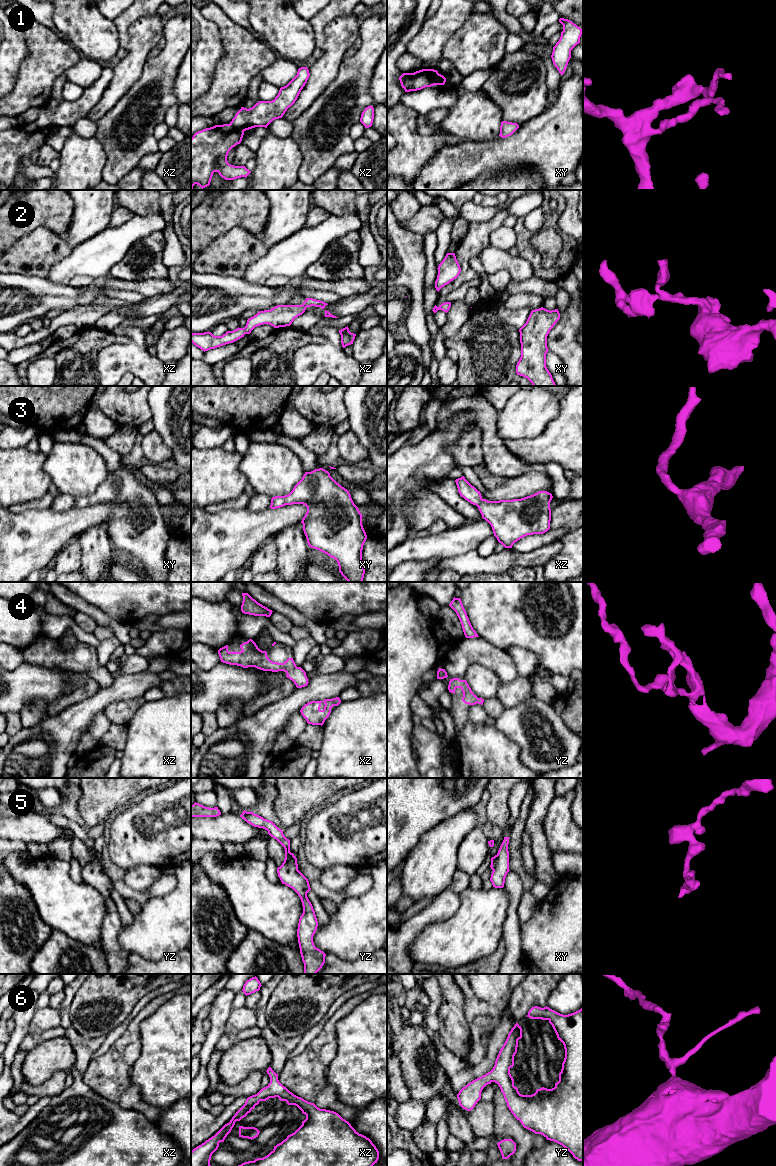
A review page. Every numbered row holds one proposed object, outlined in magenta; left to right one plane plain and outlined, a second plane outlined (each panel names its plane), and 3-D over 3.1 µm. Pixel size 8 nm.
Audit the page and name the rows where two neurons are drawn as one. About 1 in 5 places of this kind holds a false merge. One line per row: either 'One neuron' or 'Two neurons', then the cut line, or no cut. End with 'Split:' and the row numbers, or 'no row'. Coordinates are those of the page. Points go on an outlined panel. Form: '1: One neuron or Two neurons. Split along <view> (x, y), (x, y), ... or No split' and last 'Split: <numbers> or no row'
1: One neuron. No split
2: One neuron. No split
3: One neuron. No split
4: One neuron. No split
5: Two neurons. Split along xy (496, 855), (496, 865), (492, 869)
6: One neuron. No split
Split: 5

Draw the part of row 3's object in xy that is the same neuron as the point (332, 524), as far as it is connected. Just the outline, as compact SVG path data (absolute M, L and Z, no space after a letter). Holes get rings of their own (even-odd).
M319 468L305 472L288 495L272 497L270 508L292 504L303 504L307 507L301 523L309 547L334 558L338 563L339 572L348 582L362 582L365 574L362 550L367 535L362 525L363 516L349 491L337 483L328 471Z

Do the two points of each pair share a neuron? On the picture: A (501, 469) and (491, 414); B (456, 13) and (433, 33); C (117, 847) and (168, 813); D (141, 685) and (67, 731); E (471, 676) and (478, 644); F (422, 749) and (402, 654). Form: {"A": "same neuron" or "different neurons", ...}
{"A": "same neuron", "B": "same neuron", "C": "same neuron", "D": "same neuron", "E": "different neurons", "F": "different neurons"}

